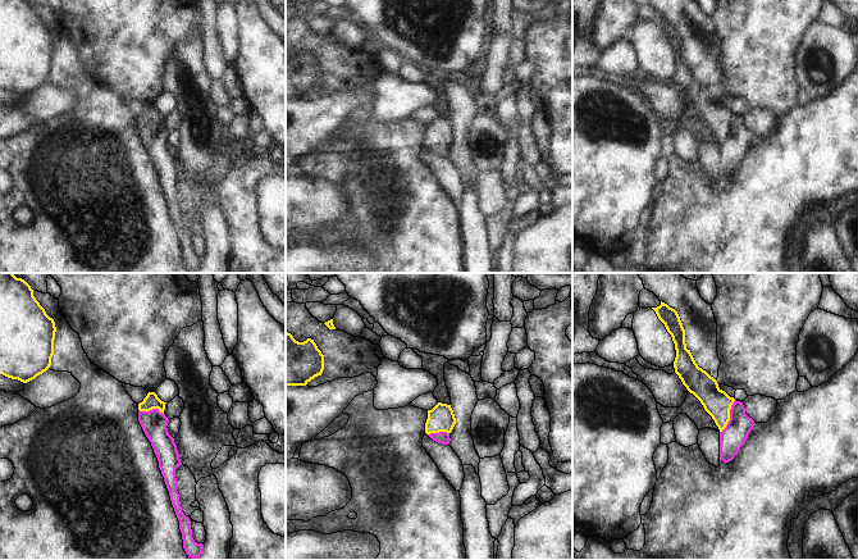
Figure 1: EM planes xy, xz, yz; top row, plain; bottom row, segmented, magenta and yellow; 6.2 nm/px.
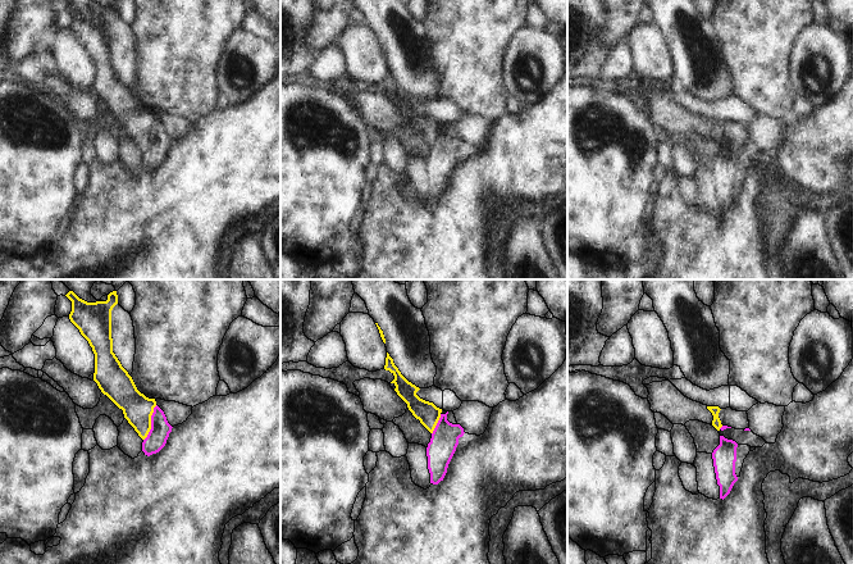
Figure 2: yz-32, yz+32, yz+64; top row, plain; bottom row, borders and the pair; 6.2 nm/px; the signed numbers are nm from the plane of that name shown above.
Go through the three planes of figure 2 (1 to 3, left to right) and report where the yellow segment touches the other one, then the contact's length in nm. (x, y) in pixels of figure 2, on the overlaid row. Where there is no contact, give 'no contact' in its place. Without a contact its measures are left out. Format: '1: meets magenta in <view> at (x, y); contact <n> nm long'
1: meets magenta in yz-32 at (151, 423); contact 240 nm long
2: meets magenta in yz+32 at (437, 424); contact 140 nm long
3: meets magenta in yz+64 at (721, 427); contact 40 nm long

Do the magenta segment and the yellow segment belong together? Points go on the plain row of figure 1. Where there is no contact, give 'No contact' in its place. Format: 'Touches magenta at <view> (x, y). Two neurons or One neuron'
Touches magenta at yz (730, 130). One neuron.

